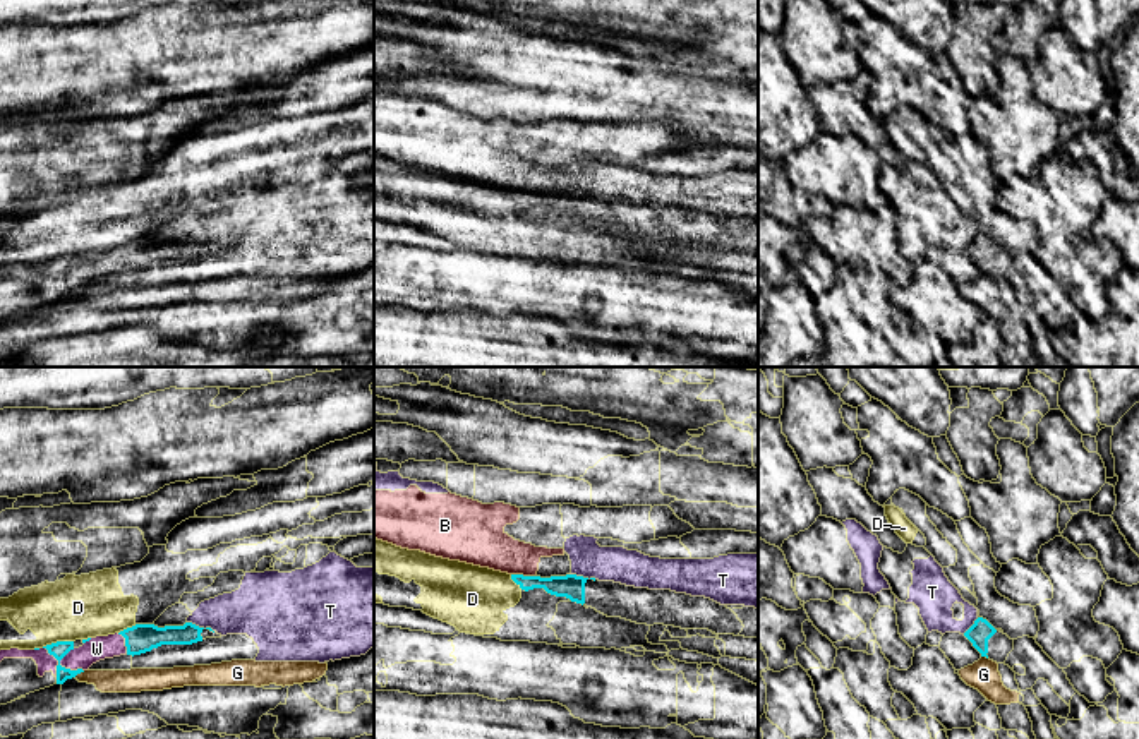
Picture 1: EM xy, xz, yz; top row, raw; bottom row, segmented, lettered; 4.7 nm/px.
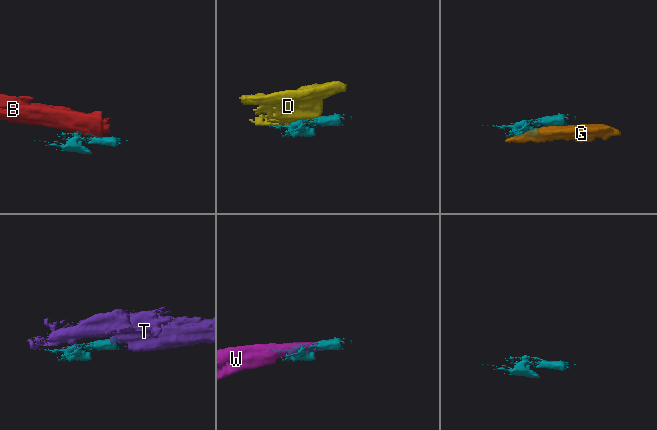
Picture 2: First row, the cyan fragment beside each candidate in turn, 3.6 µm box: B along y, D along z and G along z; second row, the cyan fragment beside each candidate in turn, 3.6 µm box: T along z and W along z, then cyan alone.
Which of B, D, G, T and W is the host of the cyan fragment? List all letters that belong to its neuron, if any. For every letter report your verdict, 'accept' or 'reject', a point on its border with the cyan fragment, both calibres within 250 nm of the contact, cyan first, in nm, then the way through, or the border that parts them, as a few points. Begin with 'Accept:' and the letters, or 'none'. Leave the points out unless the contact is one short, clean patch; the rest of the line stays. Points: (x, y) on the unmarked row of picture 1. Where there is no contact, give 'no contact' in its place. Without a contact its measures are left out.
Accept: W
B: reject; contact xz (522, 191); calibres 120 and 240 nm; border xz (512, 189), (536, 192)
D: reject; contact xy (57, 258); calibres 80 and 300 nm
G: reject; contact xy (79, 288); calibres 80 and 110 nm
T: reject; contact xy (201, 244); calibres 120 and 240 nm; border xy (187, 237), (213, 247)
W: accept; contact xy (64, 283); calibres 80 and 110 nm

